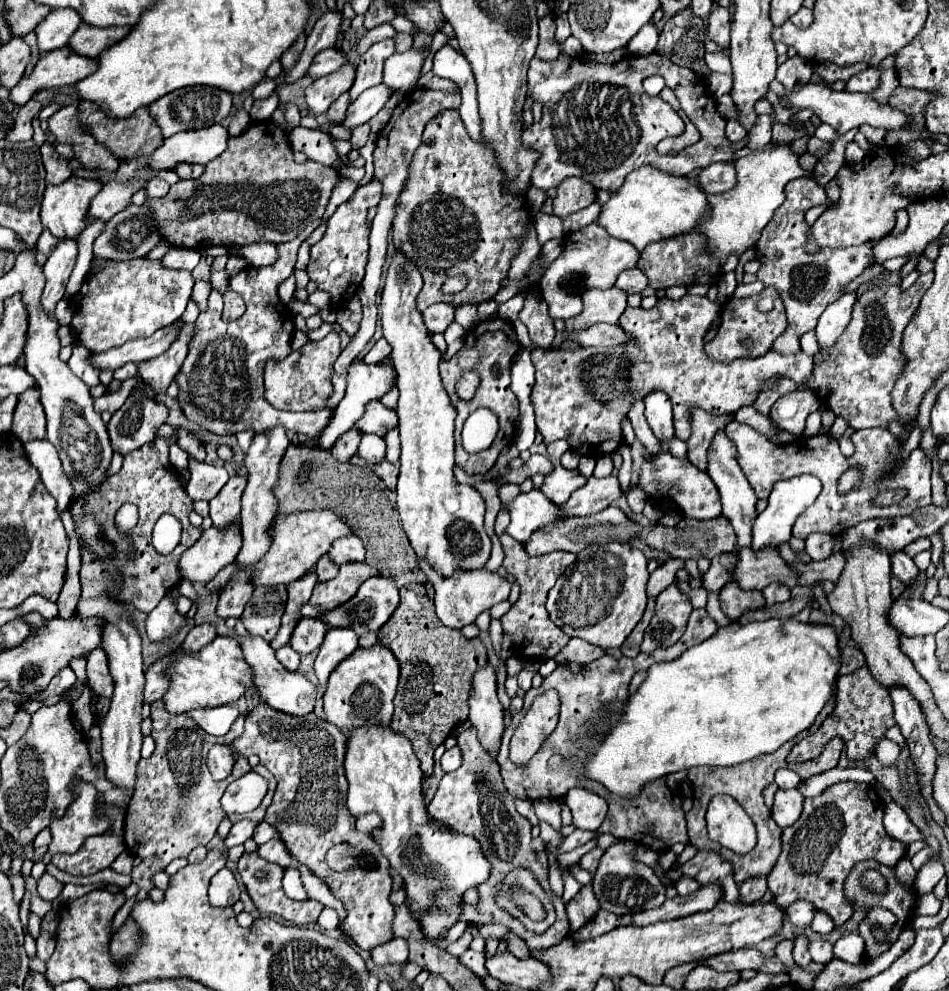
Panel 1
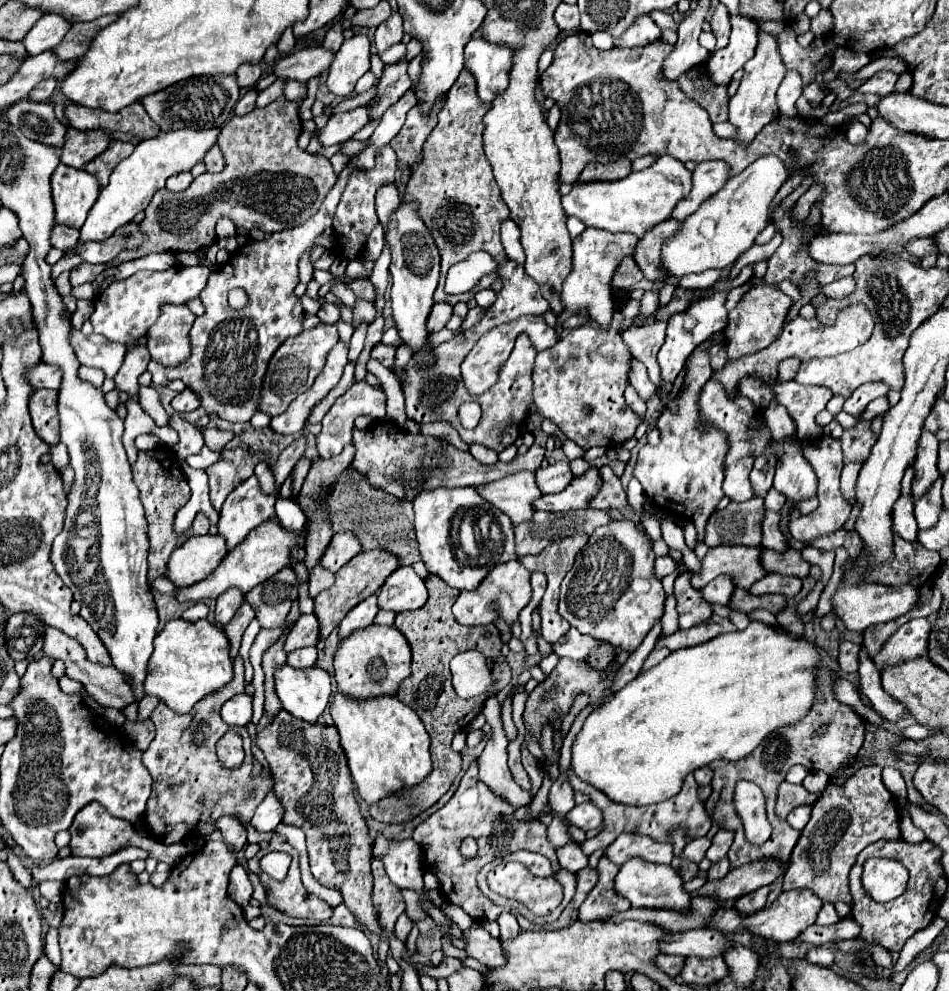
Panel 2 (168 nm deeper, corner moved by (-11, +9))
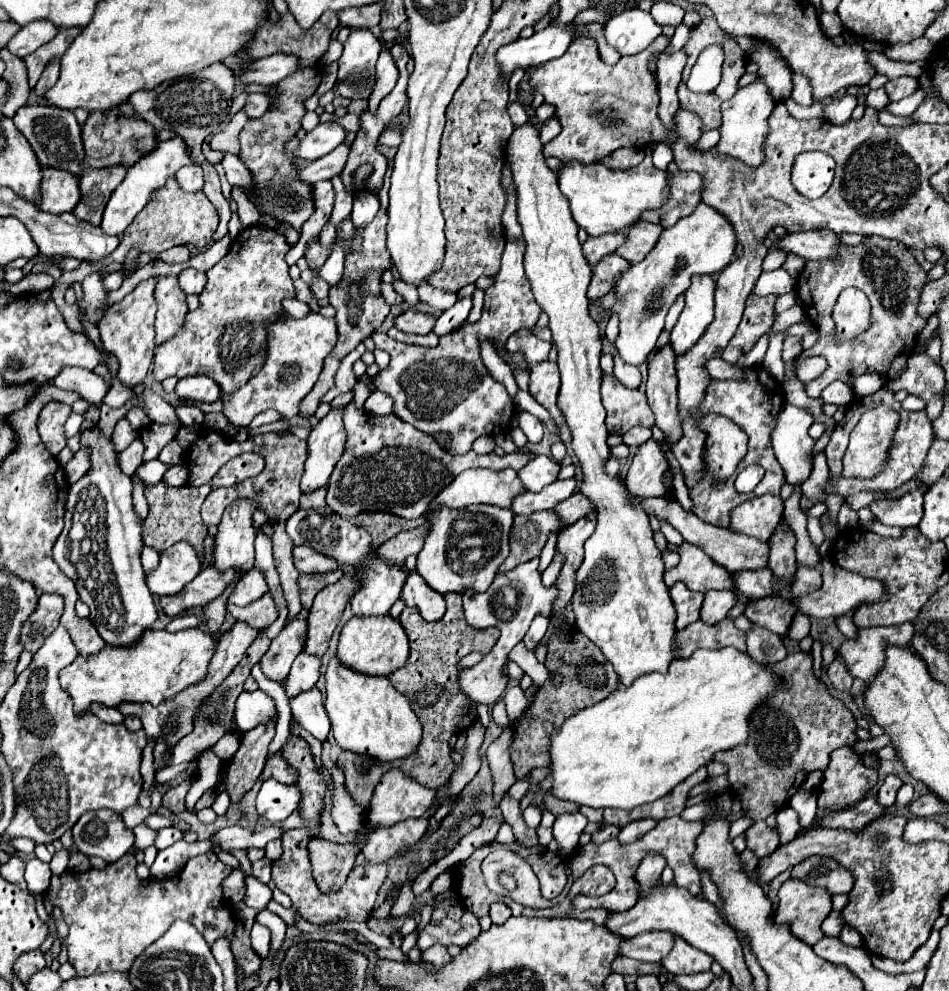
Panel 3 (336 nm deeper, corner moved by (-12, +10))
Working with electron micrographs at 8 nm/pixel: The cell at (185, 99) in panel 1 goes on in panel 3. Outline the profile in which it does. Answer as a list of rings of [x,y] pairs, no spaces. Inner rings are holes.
[[[211,64],[207,68],[203,68],[199,74],[195,76],[185,76],[185,78],[175,78],[175,80],[165,80],[163,84],[159,84],[153,90],[141,90],[129,96],[131,106],[135,108],[137,116],[147,120],[149,124],[153,124],[159,130],[175,130],[185,142],[187,146],[191,146],[193,150],[193,160],[203,168],[205,172],[205,196],[215,204],[221,220],[219,220],[219,228],[213,235],[213,240],[218,241],[227,234],[227,222],[229,222],[229,200],[223,196],[221,192],[221,184],[219,184],[219,176],[215,172],[215,168],[207,162],[207,158],[201,152],[201,144],[221,132],[227,126],[227,116],[231,110],[231,100],[233,100],[233,92],[235,92],[235,82],[237,76],[223,64]]]

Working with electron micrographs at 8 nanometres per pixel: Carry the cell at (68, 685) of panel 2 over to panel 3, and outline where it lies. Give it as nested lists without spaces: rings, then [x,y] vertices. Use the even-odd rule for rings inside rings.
[[[93,706],[93,714],[97,714],[103,722],[111,722],[111,724],[119,724],[125,718],[117,708],[103,708],[103,706]]]

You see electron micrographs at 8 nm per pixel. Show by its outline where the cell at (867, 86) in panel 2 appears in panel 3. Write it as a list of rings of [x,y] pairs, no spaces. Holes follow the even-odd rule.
[[[907,76],[897,78],[897,80],[889,80],[885,84],[885,90],[887,90],[891,102],[899,102],[901,98],[907,98],[913,92],[919,90],[919,80],[917,78],[907,78]]]

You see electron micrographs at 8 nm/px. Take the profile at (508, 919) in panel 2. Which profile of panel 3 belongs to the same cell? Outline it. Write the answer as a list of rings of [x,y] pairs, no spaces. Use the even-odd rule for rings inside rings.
[[[495,902],[495,904],[491,904],[489,916],[491,916],[493,924],[503,924],[511,916],[511,908],[505,902]]]

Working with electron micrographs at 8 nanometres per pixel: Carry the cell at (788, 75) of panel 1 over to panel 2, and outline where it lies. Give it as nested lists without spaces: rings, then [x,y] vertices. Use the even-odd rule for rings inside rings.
[[[816,79],[804,87],[804,93],[802,93],[802,95],[804,95],[808,101],[816,101],[816,103],[820,103],[820,101],[824,99],[822,87],[820,87],[820,83],[818,83]]]

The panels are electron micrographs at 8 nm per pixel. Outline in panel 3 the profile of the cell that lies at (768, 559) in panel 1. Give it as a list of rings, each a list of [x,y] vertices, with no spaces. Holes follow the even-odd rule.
[[[683,542],[679,546],[679,564],[671,570],[665,572],[665,584],[671,588],[675,582],[683,582],[689,590],[697,590],[697,592],[709,592],[709,590],[733,590],[735,588],[735,582],[731,580],[731,572],[727,572],[725,568],[721,568],[719,564],[711,562],[711,558],[701,550],[697,548],[695,544],[687,544]]]

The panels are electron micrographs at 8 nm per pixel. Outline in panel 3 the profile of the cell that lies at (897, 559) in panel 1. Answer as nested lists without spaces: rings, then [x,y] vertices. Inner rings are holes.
[[[917,489],[899,498],[881,498],[869,504],[873,516],[889,526],[917,526],[923,518],[924,491]]]

